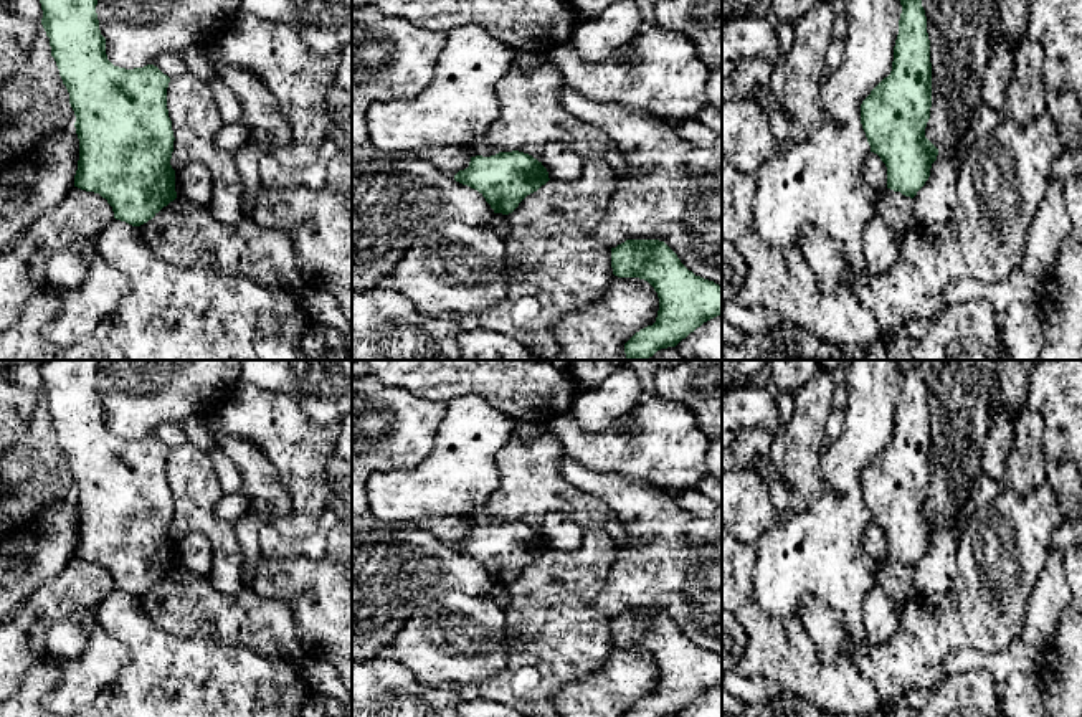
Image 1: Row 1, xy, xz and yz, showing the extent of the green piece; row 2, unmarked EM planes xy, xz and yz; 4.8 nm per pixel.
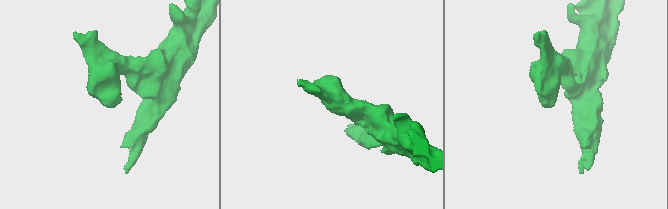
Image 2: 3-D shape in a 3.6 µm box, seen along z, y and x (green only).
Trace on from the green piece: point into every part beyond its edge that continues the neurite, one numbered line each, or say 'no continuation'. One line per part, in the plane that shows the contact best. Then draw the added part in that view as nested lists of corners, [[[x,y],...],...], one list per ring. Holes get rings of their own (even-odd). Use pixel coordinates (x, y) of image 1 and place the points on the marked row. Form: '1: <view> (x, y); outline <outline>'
no continuation

